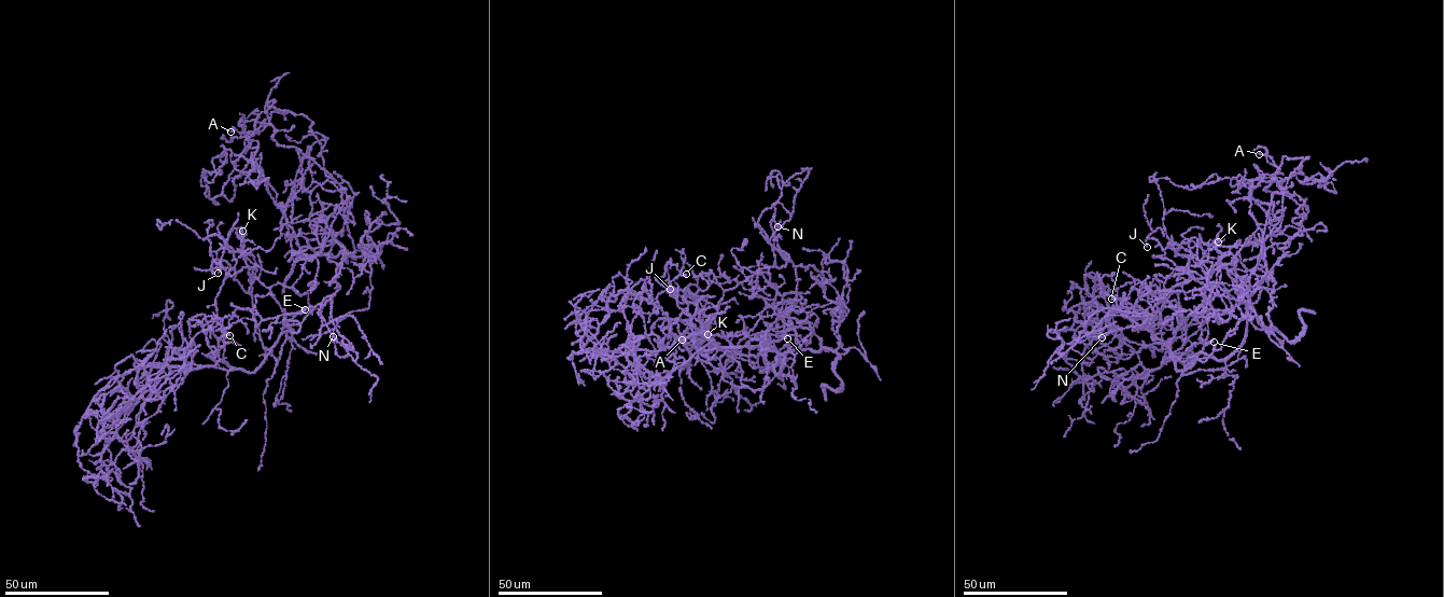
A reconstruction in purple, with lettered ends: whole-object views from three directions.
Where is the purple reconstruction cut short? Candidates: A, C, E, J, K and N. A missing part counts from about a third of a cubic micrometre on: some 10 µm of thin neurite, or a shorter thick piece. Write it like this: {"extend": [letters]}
{"extend": []}

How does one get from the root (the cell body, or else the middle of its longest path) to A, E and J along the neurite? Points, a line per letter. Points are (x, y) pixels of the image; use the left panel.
A: (291, 330), (284, 279), (300, 257), (354, 258), (350, 203), (306, 116), (272, 100), (252, 135), (230, 132)
E: (291, 330), (281, 331), (286, 321), (305, 309)
J: (291, 330), (281, 331), (279, 302), (249, 274), (255, 265), (232, 276), (216, 263), (221, 263), (218, 273)

